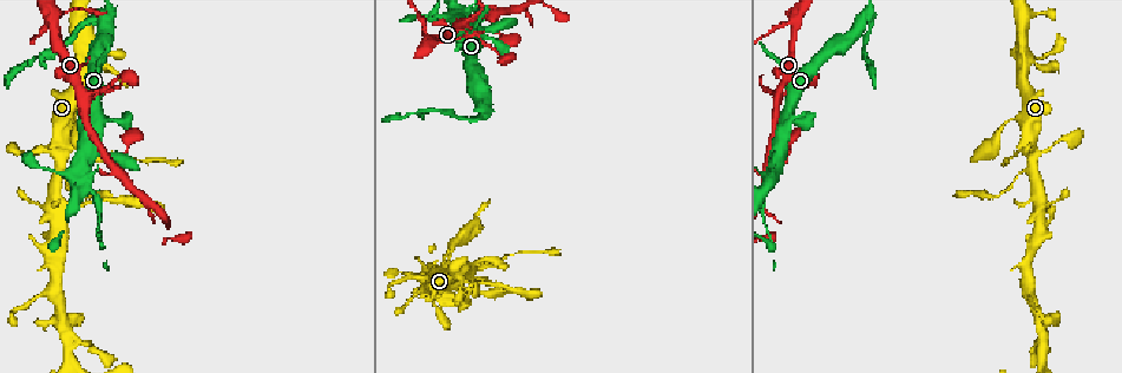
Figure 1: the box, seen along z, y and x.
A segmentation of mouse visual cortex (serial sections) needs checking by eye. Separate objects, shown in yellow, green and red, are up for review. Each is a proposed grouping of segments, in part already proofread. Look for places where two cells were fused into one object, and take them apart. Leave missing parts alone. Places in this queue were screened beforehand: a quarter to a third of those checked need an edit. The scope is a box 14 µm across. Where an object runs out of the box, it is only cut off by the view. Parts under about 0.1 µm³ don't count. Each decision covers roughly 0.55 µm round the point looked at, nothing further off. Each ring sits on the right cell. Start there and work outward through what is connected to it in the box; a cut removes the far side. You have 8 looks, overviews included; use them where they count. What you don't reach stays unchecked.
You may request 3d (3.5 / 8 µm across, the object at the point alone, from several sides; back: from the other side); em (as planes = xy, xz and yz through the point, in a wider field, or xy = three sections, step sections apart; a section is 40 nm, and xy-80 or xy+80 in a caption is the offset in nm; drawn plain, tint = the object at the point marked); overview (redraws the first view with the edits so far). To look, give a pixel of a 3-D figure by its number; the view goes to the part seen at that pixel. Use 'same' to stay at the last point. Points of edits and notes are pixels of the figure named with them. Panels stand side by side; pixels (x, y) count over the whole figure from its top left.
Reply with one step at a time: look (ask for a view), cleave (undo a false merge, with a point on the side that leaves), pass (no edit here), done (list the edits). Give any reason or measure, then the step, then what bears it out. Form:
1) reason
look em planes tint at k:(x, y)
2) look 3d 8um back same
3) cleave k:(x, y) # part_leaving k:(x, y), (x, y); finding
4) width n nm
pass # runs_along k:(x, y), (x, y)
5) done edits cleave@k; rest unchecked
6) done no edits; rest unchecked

thin neck
look 3d 8um back at 1:(428, 37)

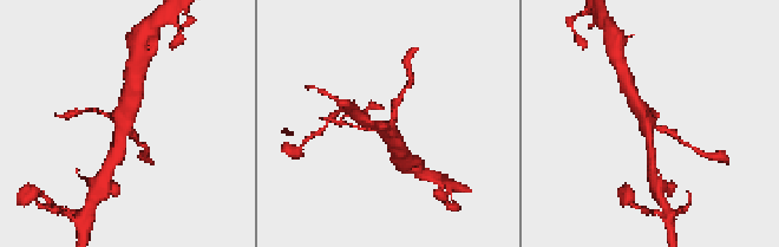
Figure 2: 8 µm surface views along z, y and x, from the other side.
look 3d 3.5um at 2:(122, 125)

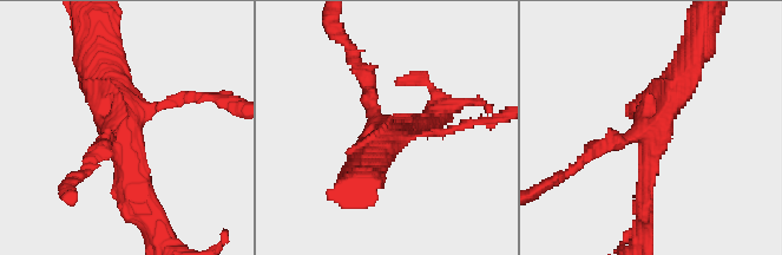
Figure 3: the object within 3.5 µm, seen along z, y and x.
now the EM
look em xy step 1 tint at 3:(385, 129)

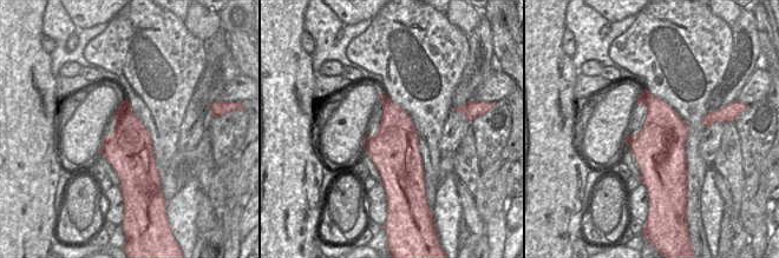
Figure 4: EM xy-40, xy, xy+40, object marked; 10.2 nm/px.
width 500 nm
pass # runs_along 3:(140, 208), (125, 110), (97, 73); all the same cell

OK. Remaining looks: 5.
three arms meet
look 3d 3.5um at 1:(461, 23)

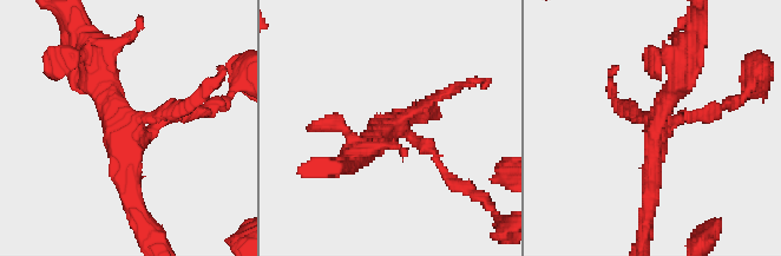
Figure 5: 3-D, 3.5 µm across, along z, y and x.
look em xy step 3 tint at 5:(393, 126)

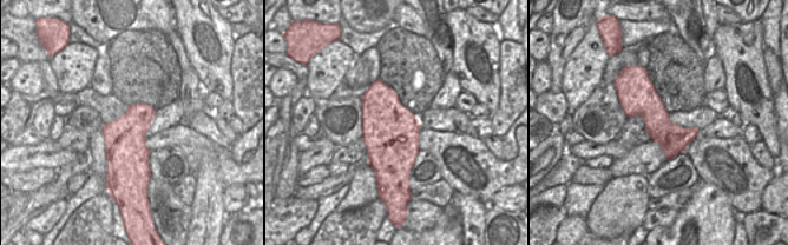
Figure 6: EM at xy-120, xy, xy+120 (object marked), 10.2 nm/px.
cut it another way
look em xy step 2 tint same

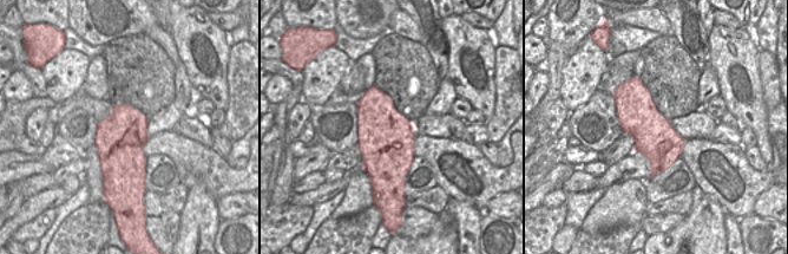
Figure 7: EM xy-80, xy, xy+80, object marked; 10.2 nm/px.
pass # runs_along 5:(94, 66), (128, 124), (138, 211); one cell here

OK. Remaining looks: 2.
thick turns thin
look 3d 8um at 1:(102, 20)

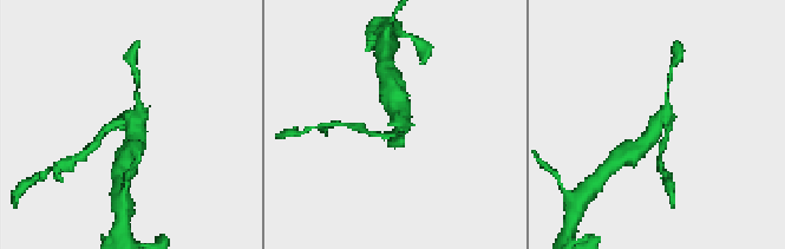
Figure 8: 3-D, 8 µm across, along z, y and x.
look em planes tint at 8:(134, 125)

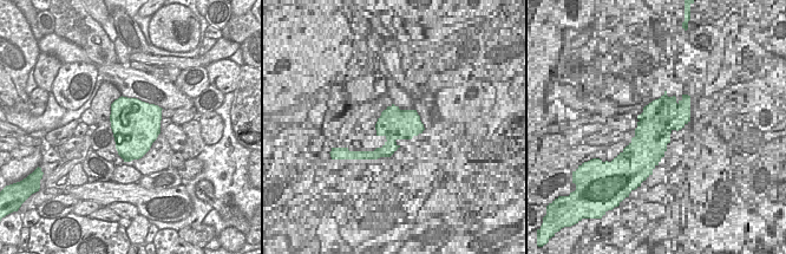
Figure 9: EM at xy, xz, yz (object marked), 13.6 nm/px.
cleave 8:(97, 141) # part_leaving 8:(120, 124), (108, 128), (83, 154); a second cell is stuck on

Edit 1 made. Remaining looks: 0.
done edits cleave@8; rest unchecked

